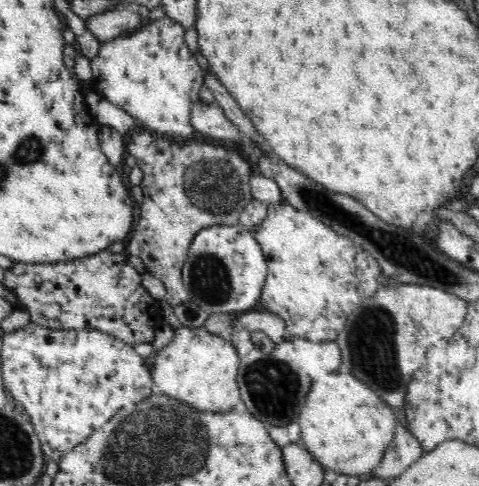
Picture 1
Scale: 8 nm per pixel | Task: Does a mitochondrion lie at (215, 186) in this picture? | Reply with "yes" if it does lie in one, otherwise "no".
yes

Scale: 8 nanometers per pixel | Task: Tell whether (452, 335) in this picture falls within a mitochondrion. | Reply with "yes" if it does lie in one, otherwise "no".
no

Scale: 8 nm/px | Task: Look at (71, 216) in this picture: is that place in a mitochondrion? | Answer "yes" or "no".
no

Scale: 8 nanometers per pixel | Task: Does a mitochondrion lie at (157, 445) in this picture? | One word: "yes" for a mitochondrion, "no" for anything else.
yes

